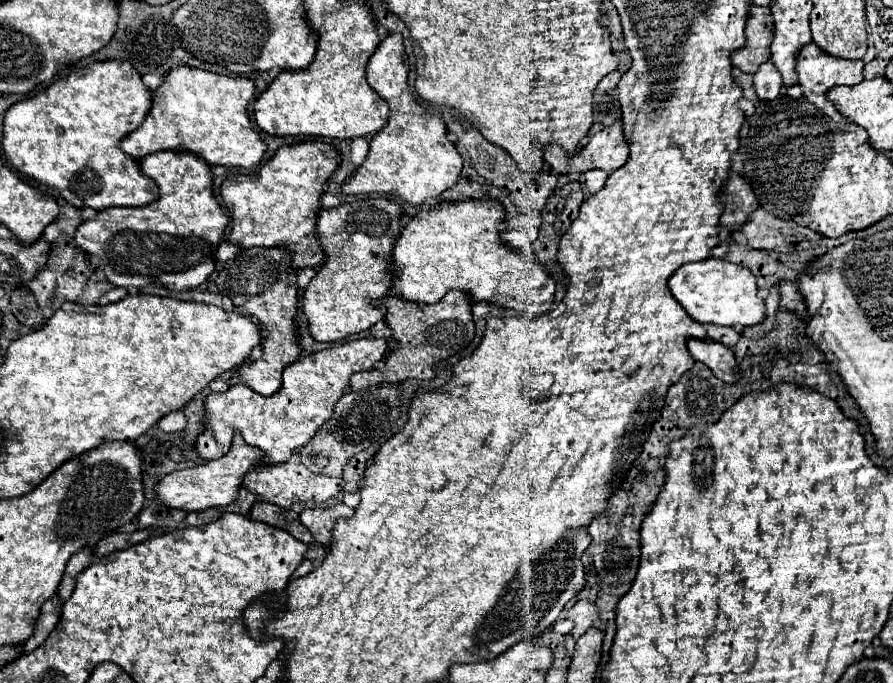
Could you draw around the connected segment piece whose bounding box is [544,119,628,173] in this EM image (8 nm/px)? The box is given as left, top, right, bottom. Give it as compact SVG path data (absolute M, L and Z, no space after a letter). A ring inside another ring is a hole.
M620 119L598 131L590 143L574 155L564 153L558 145L548 145L544 149L544 161L556 173L580 173L588 169L604 169L610 173L622 167L628 161L628 143L622 135Z

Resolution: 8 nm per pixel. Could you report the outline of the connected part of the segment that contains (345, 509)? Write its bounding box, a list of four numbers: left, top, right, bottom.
[300,503,354,547]

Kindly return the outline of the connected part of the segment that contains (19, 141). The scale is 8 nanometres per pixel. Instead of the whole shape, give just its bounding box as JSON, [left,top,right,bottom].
[2,59,158,211]

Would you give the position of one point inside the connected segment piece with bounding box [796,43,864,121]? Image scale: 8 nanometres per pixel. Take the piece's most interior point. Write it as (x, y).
(817, 72)

